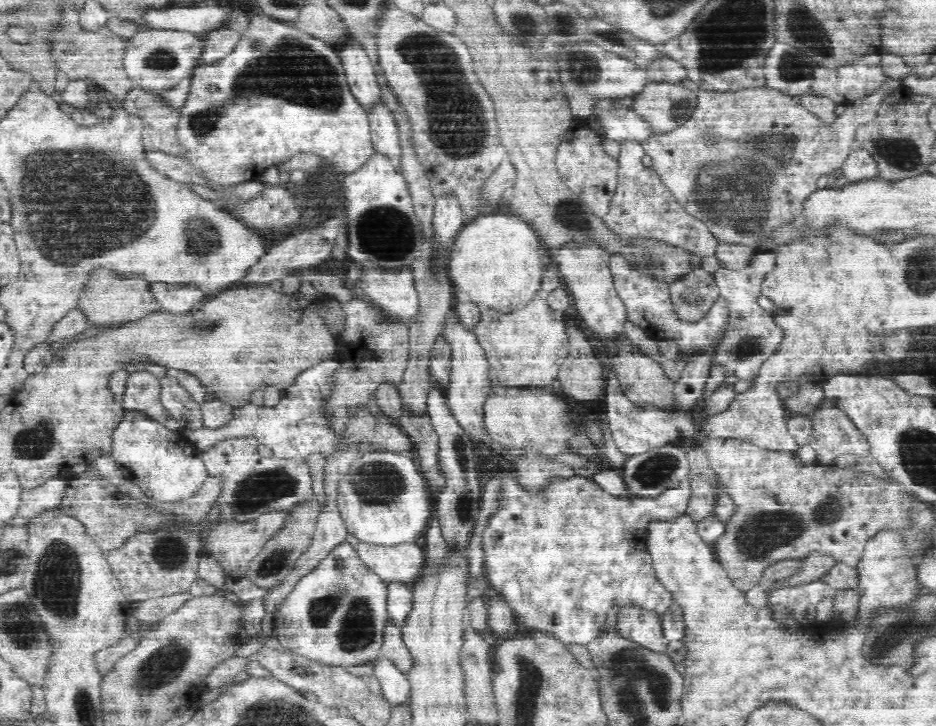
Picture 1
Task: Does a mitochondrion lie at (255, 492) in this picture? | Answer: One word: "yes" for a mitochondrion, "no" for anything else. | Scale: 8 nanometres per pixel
yes

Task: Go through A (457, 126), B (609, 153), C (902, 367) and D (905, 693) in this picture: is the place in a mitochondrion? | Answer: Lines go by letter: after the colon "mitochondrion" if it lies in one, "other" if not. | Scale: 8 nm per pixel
A: mitochondrion
B: other
C: other
D: other

